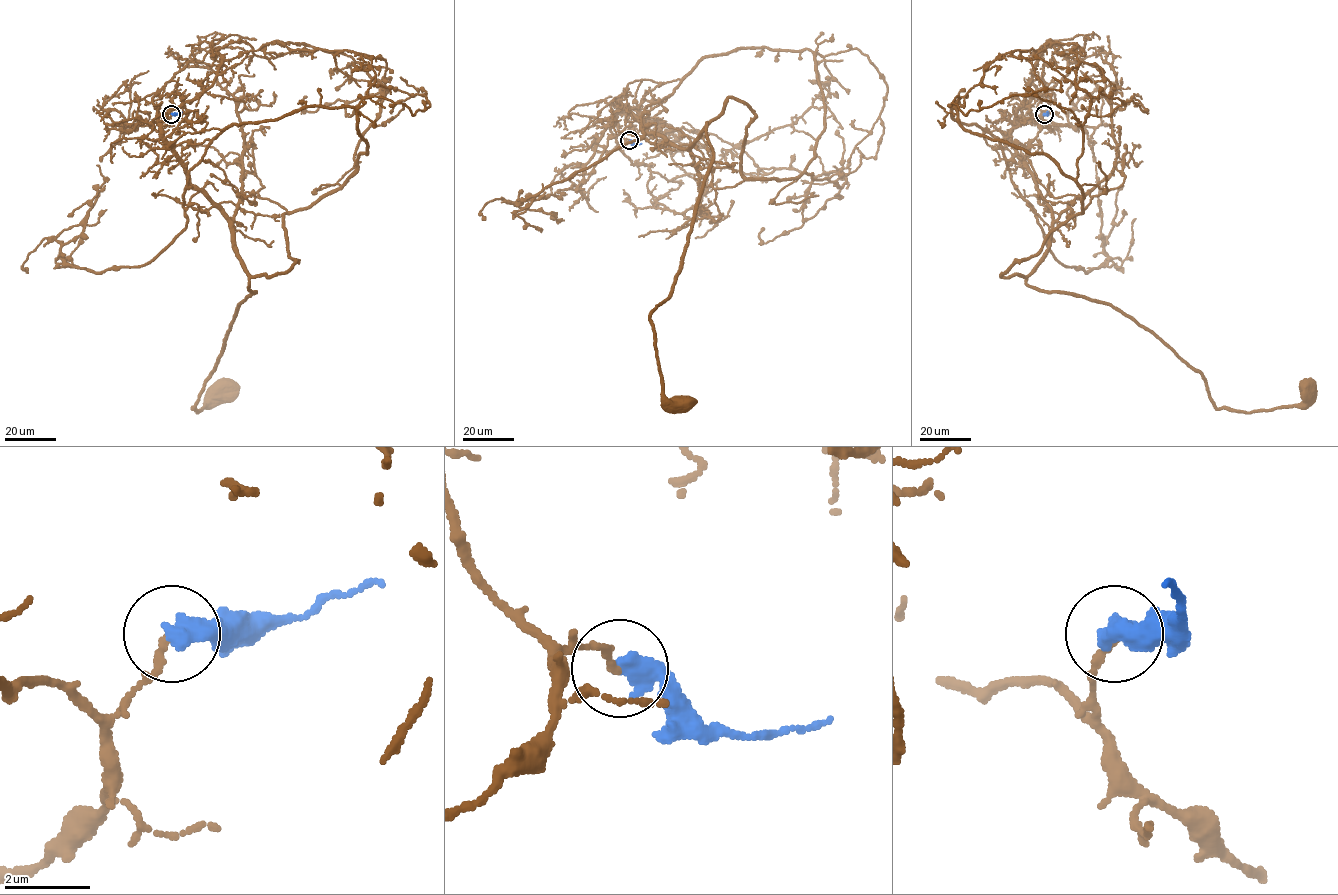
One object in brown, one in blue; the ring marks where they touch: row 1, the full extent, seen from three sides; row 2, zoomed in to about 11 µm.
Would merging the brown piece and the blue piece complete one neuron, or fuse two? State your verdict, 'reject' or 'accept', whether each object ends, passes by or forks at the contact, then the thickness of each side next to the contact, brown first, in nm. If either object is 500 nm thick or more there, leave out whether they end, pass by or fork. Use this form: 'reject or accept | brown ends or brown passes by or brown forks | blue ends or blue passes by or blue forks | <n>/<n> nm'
reject | 160/500 nm

